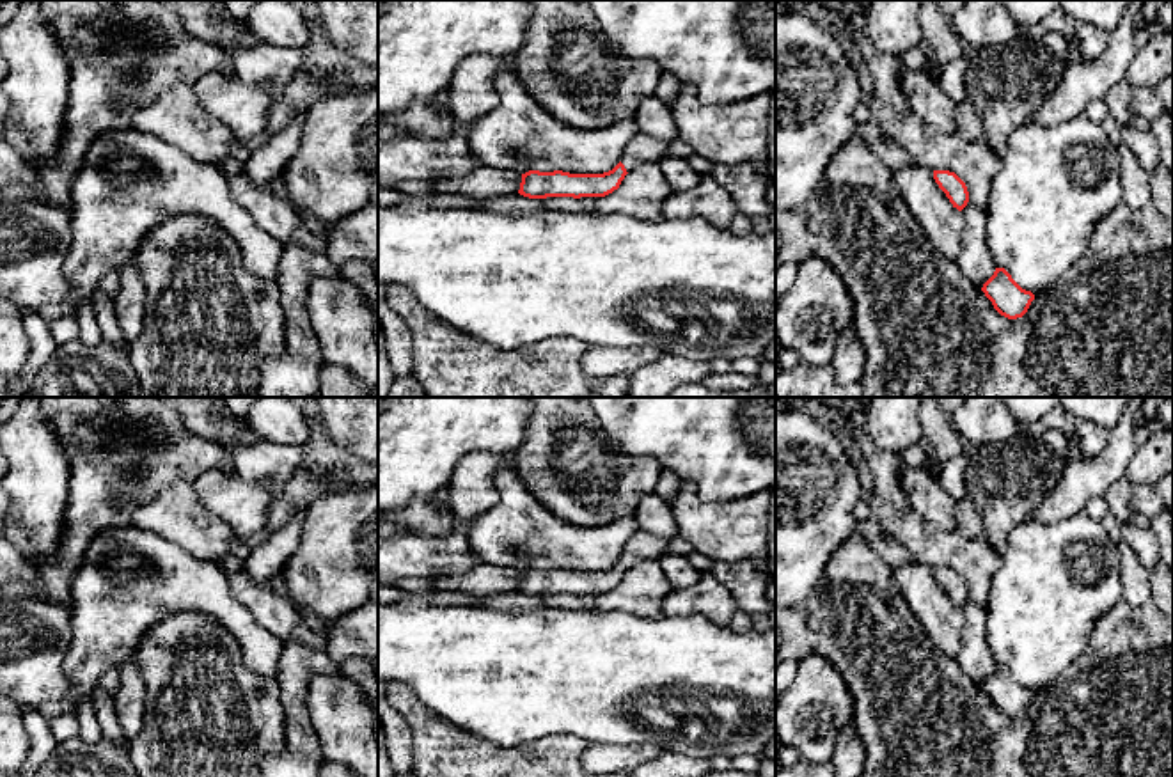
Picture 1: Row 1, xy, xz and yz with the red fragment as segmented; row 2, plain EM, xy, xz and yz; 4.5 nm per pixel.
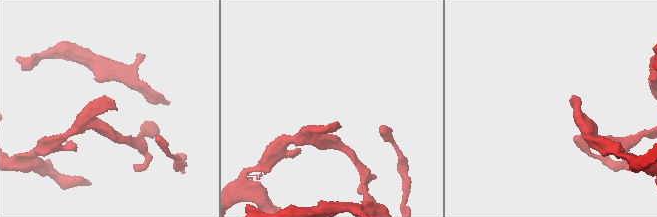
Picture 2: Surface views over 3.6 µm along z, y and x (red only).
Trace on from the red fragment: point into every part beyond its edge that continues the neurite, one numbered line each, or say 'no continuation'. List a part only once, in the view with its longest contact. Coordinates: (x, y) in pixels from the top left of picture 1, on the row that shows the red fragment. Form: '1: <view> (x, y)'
1: xz (643, 148)

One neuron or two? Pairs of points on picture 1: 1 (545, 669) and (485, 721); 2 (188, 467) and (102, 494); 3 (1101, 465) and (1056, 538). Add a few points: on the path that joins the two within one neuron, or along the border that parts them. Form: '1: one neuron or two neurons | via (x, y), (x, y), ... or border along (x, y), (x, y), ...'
1: one neuron | via (531, 678), (499, 706)
2: one neuron | via (167, 469), (160, 469), (142, 485), (123, 486)
3: two neurons | border along (1083, 510), (1053, 522), (1030, 517)

